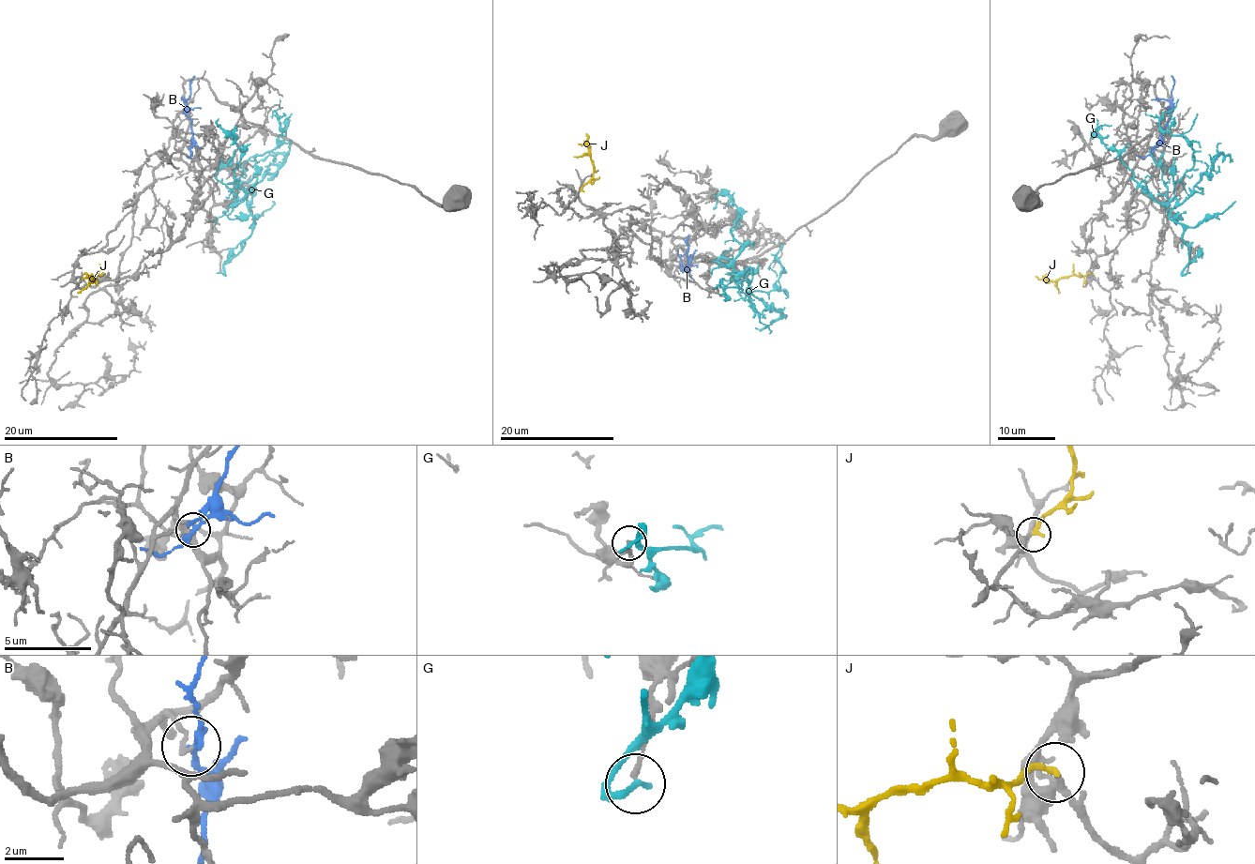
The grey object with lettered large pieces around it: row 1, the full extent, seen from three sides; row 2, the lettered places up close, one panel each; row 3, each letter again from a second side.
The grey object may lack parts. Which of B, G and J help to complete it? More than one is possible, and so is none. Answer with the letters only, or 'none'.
J

